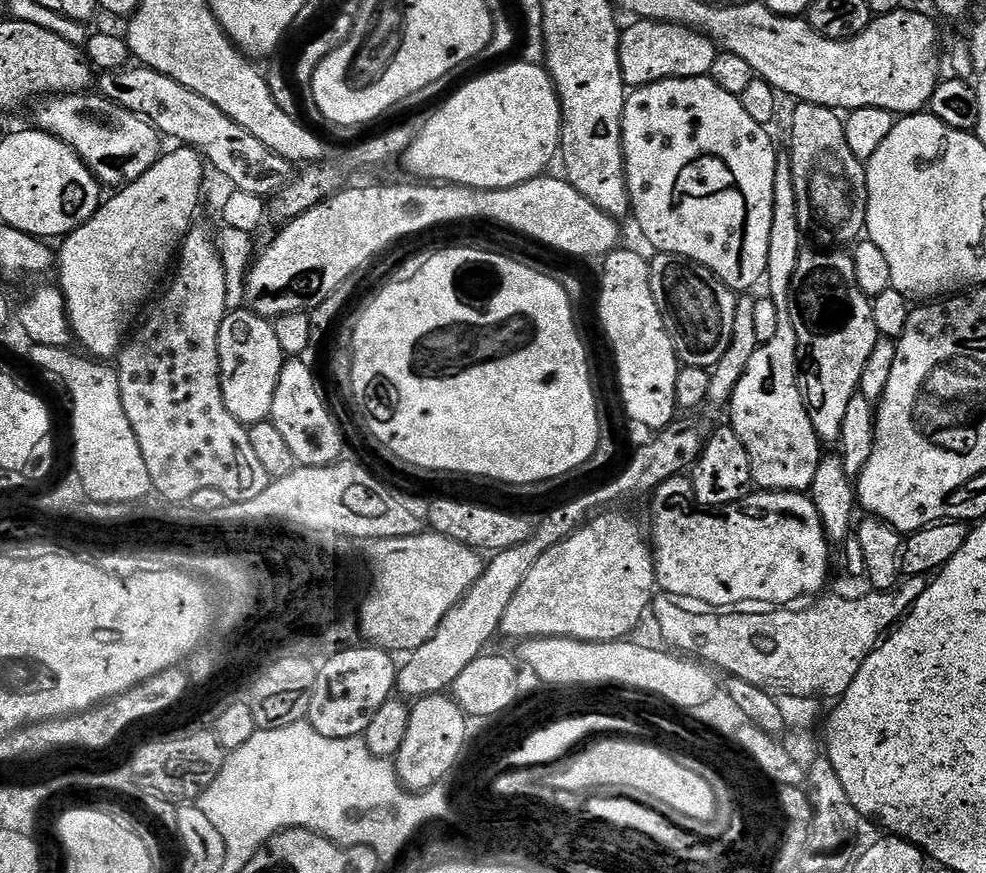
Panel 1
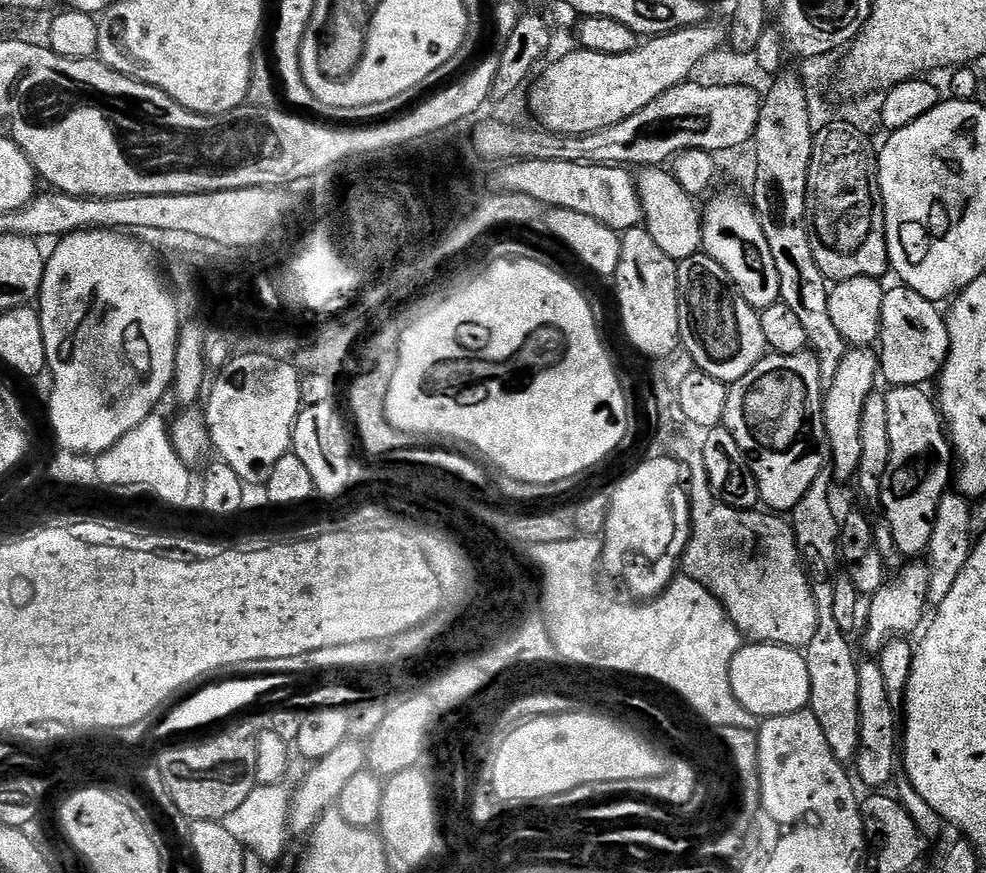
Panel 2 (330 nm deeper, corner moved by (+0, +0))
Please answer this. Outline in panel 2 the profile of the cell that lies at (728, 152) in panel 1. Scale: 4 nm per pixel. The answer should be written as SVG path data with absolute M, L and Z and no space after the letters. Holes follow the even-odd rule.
M720 192L708 205L703 205L700 243L707 256L726 270L732 285L751 308L763 310L779 301L778 269L774 267L770 245L766 243L766 234L762 234L756 210L745 197L743 200L732 192Z

